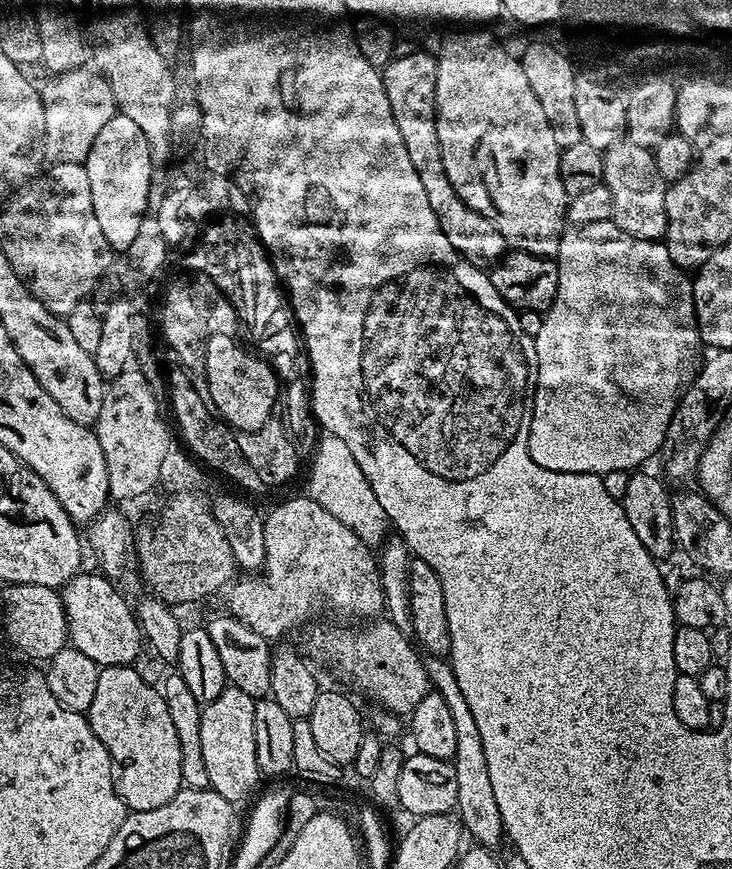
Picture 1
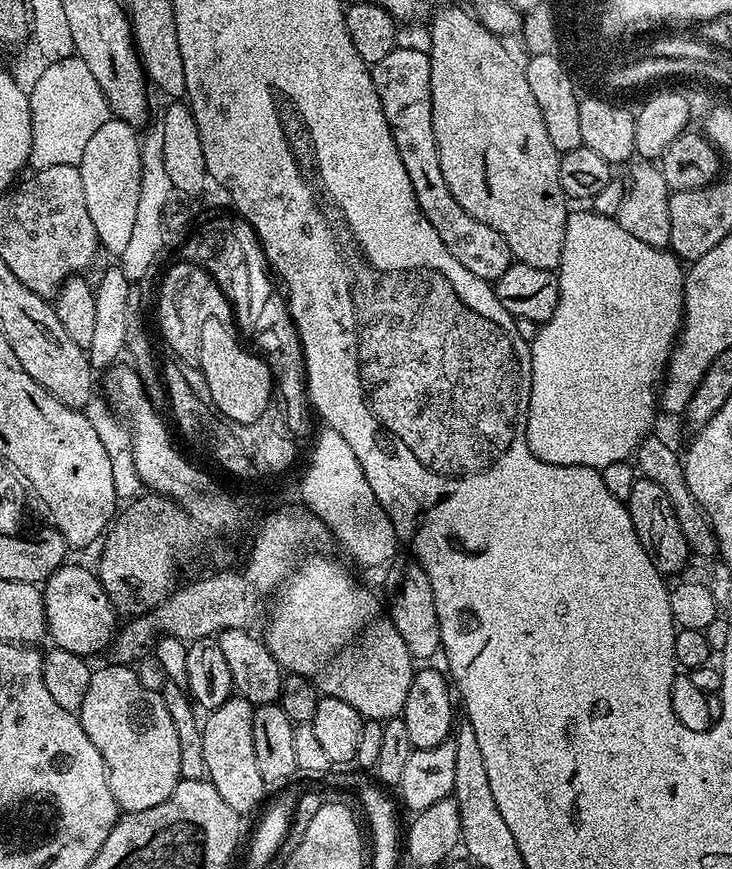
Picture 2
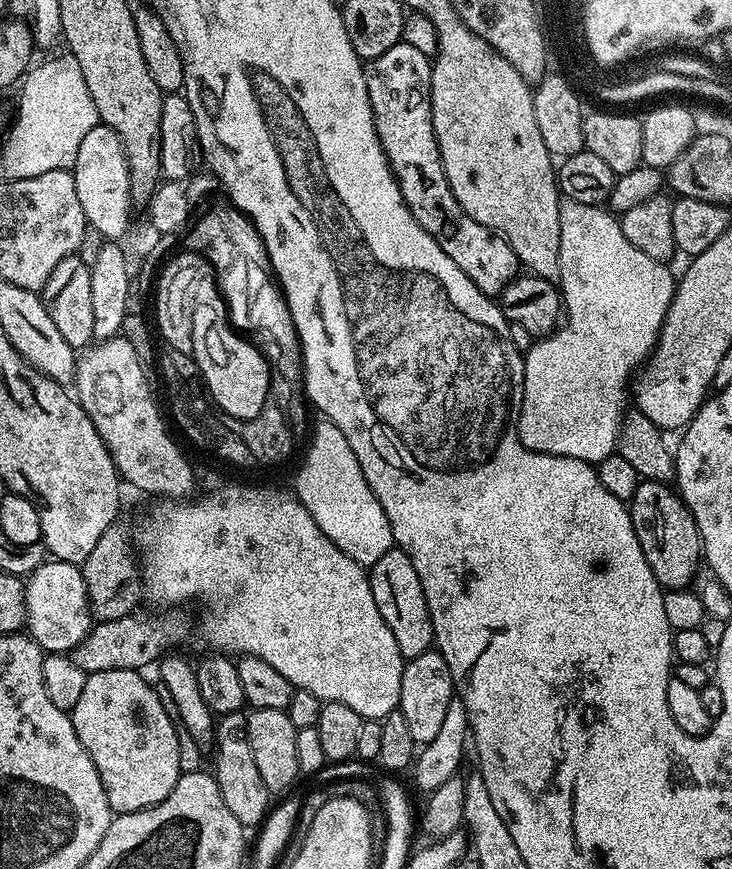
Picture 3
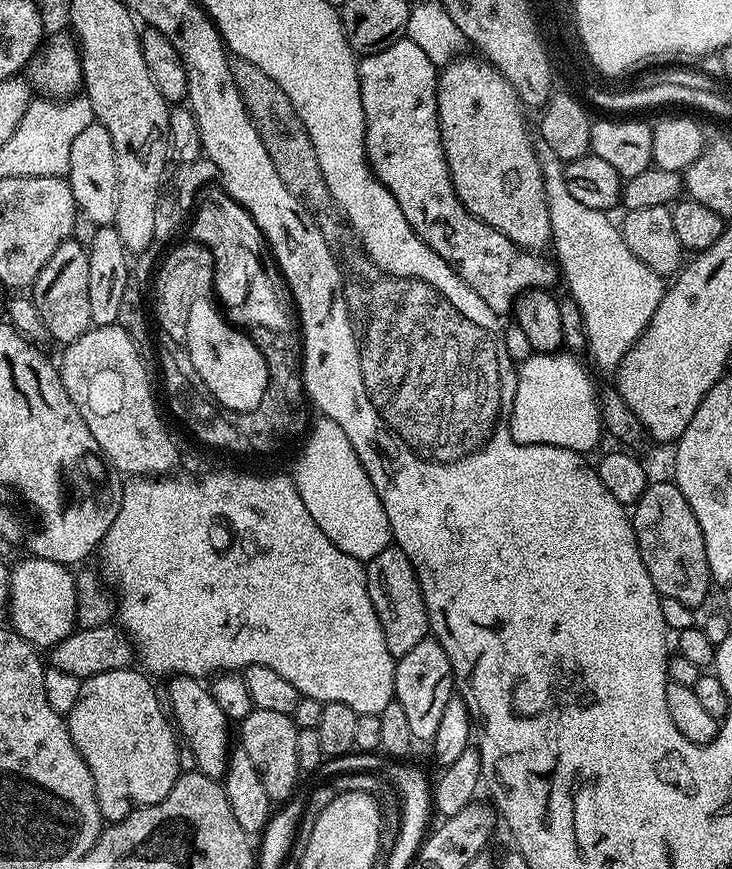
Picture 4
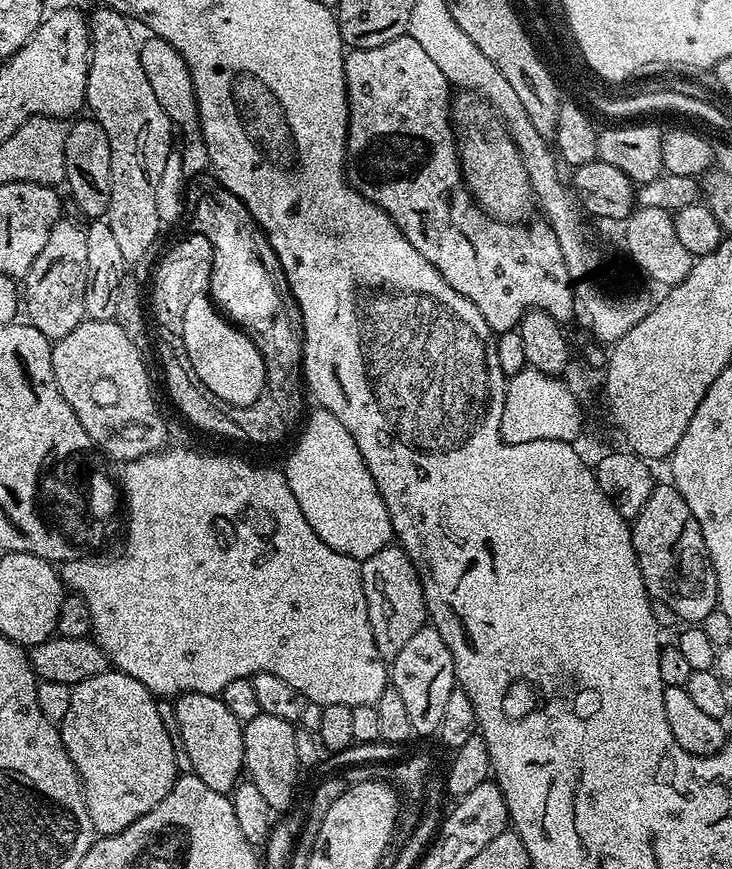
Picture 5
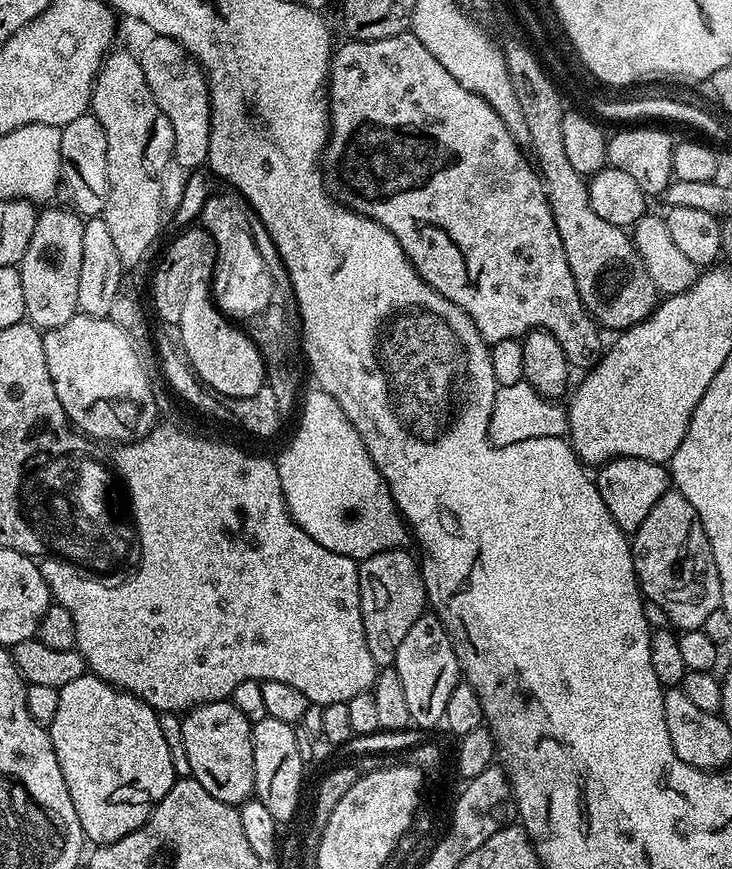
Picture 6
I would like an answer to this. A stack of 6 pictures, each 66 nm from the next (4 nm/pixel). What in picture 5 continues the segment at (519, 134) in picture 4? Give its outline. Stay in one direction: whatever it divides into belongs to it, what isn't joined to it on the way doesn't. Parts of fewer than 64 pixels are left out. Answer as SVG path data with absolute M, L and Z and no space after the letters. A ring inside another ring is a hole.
M468 94L462 96L461 100L459 97L455 101L454 120L459 125L460 172L464 176L465 186L473 200L495 220L504 220L507 224L527 221L533 215L532 208L534 212L532 179L528 177L518 146L510 138L503 120L485 101Z

